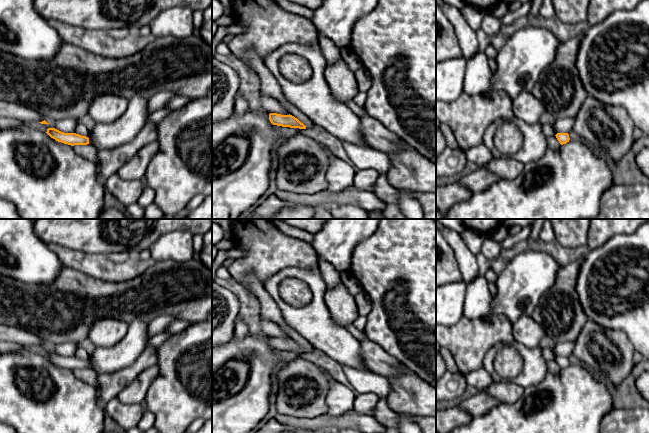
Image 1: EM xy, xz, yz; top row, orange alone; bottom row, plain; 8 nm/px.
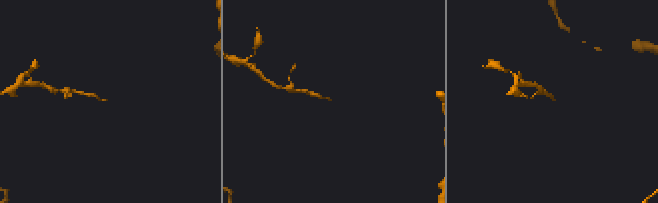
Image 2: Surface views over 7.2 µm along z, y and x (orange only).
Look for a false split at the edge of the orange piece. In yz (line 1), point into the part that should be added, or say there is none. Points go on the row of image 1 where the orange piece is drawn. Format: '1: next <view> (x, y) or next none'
1: next none

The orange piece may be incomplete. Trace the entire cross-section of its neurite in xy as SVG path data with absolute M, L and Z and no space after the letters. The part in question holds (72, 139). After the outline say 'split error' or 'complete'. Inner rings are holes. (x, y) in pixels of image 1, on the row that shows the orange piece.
M48 128L46 132L51 138L58 142L74 145L87 145L89 144L89 138L86 136L81 136L76 133L64 133L55 128Z; complete

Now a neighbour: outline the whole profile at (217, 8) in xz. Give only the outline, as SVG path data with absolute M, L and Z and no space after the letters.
M212 0L212 21L216 21L224 13L223 5L219 0Z

